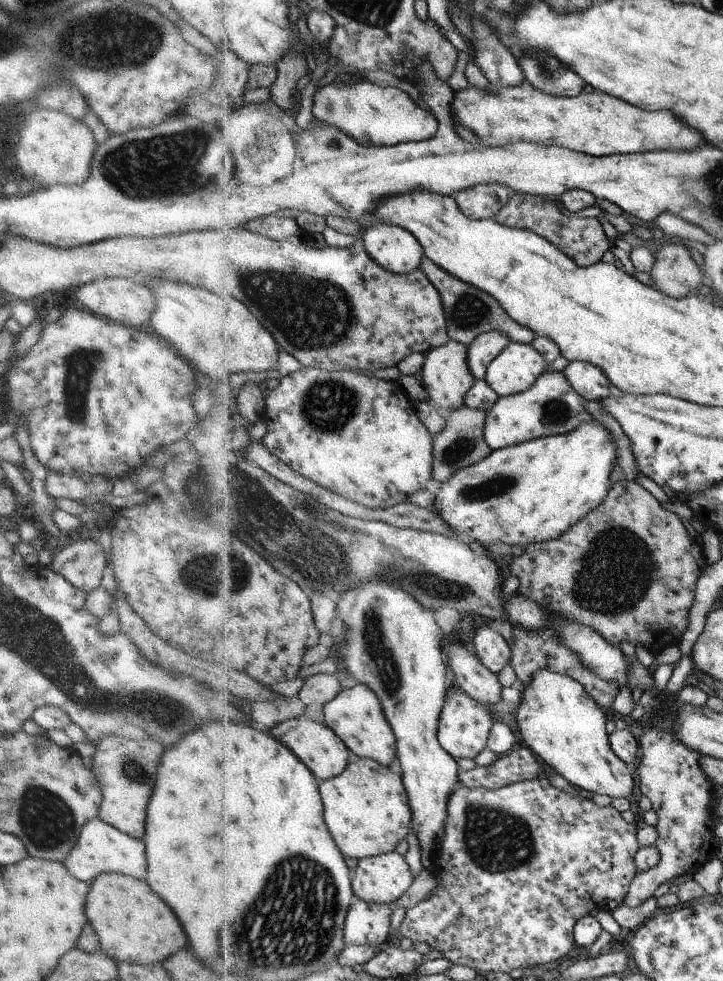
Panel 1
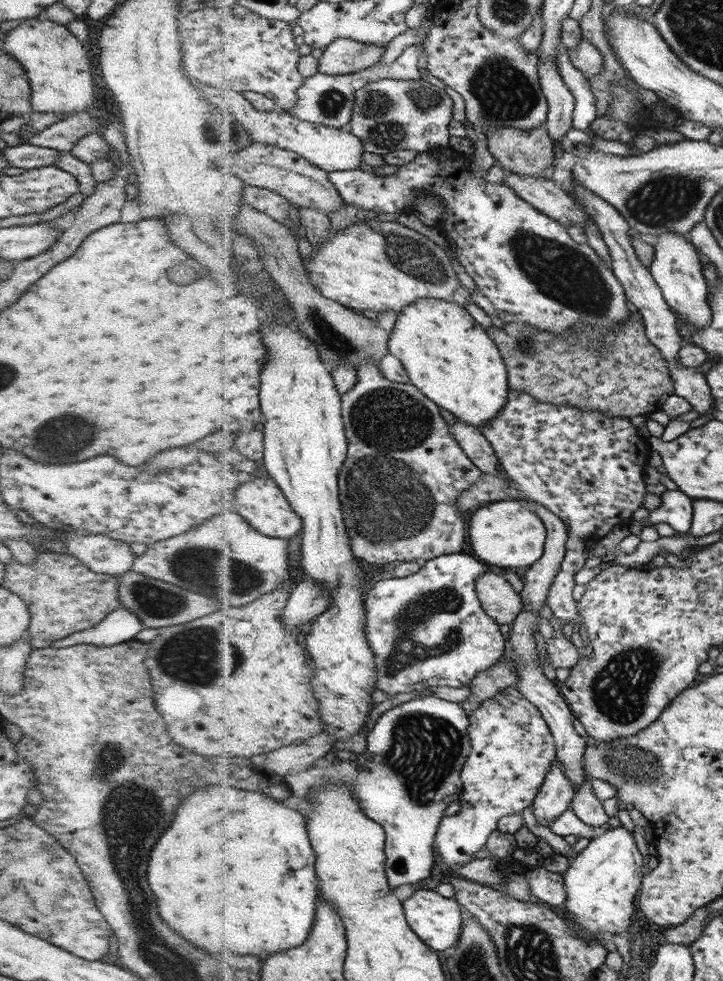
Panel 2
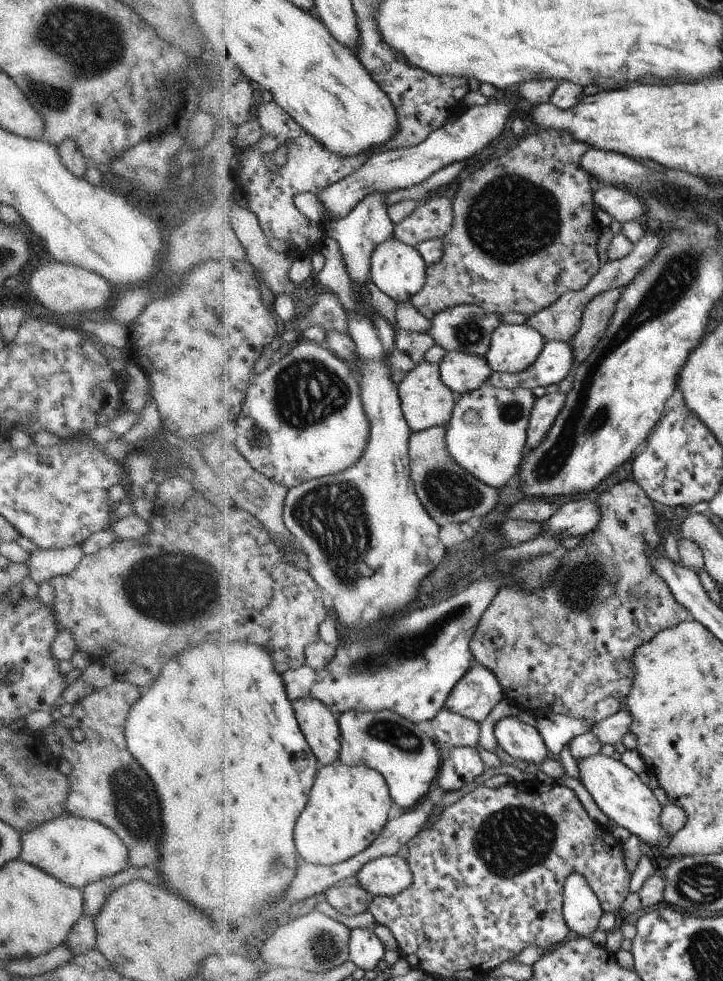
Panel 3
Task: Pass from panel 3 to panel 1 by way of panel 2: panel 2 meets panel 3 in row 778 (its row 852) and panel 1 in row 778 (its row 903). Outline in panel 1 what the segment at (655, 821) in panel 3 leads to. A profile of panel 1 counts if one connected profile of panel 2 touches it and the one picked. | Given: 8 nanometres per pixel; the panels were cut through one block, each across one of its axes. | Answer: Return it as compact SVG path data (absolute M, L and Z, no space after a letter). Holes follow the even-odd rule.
M542 668L521 692L512 724L546 768L556 771L570 784L586 792L607 794L613 799L628 798L632 794L634 778L626 763L610 750L606 716L580 682Z

